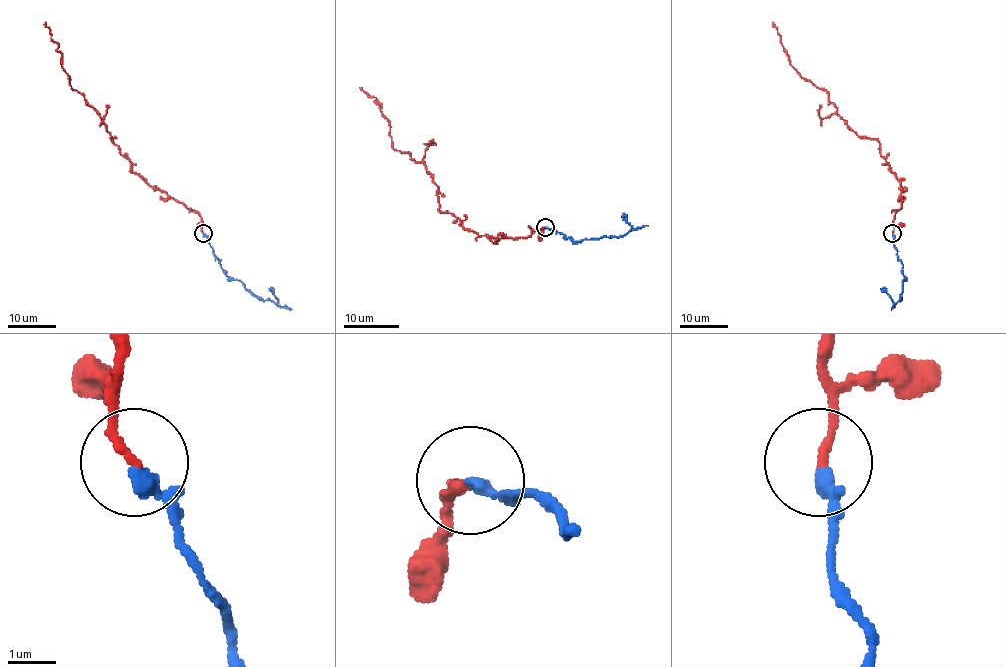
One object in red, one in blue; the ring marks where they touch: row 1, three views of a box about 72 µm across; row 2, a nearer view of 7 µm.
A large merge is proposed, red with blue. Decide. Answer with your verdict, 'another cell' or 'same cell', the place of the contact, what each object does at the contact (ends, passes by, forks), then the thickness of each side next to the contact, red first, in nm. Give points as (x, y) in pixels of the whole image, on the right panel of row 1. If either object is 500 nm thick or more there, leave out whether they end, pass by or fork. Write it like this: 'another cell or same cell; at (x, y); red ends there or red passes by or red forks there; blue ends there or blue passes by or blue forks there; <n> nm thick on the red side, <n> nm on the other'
same cell; at (892, 233); red ends there; blue passes by; 170 nm thick on the red side, 200 nm on the other

